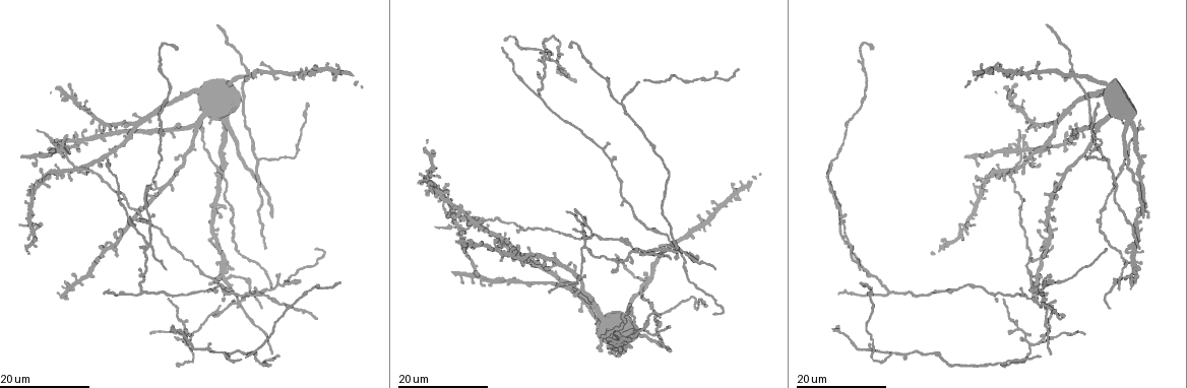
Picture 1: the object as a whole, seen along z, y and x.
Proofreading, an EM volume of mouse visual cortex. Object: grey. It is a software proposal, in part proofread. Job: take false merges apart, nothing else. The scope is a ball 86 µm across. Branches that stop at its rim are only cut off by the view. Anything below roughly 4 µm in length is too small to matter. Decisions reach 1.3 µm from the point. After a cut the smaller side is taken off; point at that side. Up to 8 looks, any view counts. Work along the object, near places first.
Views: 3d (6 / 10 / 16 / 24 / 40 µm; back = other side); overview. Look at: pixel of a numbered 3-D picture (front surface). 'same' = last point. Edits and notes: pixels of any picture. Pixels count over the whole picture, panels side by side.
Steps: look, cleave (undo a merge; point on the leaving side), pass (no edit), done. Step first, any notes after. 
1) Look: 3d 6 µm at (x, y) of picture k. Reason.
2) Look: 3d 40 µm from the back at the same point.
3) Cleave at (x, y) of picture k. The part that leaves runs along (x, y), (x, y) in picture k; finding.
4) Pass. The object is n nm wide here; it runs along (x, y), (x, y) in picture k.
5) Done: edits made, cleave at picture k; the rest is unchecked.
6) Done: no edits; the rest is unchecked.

Look: 3d 16 µm at (237, 301) of picture 1. Looks like a crossing.

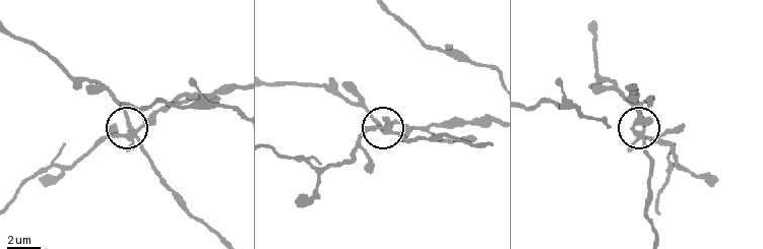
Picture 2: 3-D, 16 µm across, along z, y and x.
Look: 3d 10 µm at (132, 135) of picture 2. Closer look.

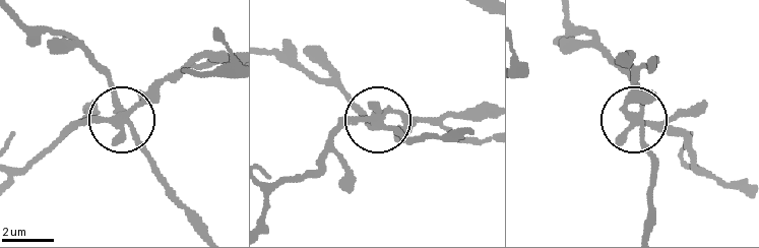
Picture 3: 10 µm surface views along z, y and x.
Cleave at (83, 119) of picture 3. The side arm is 100 µm long; the part that leaves runs along (379, 120), (396, 113), (423, 120), (488, 113) in picture 3; a second neuron is stuck on.

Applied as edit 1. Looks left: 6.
Look: overview.

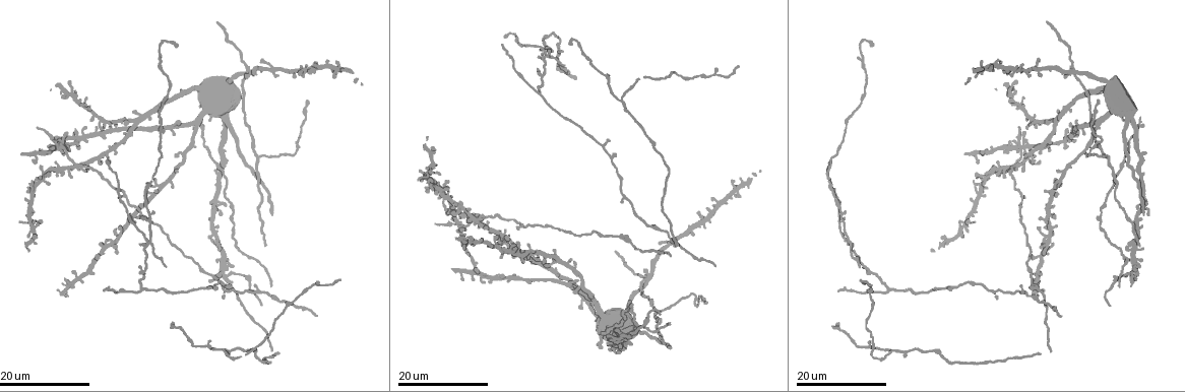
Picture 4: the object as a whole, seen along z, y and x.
Look: 3d 16 µm at (622, 101) of picture 4. Small branch off a trunk.

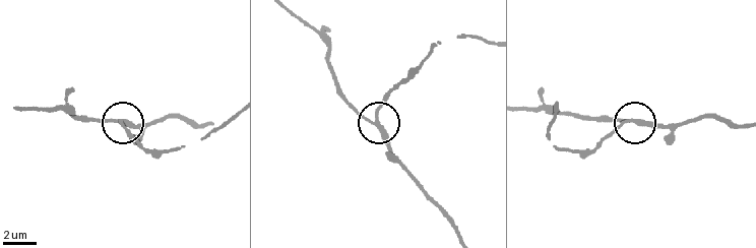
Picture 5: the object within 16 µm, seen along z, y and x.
Look: 3d 10 µm at (374, 123) of picture 5.

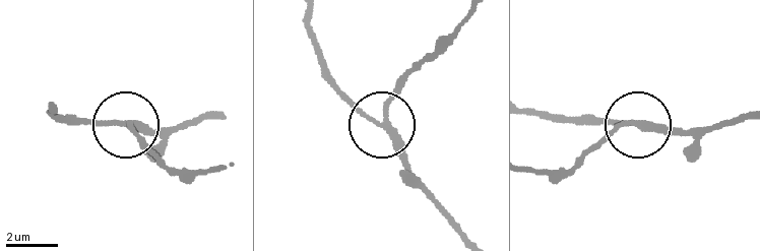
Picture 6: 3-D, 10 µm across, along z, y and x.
Pass. The side arm is 23 µm long; 3 arms meet here; continuous, no second neuron.

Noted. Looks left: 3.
Look: 3d 16 µm at (849, 241) of picture 4. Thin arm on a thick one.

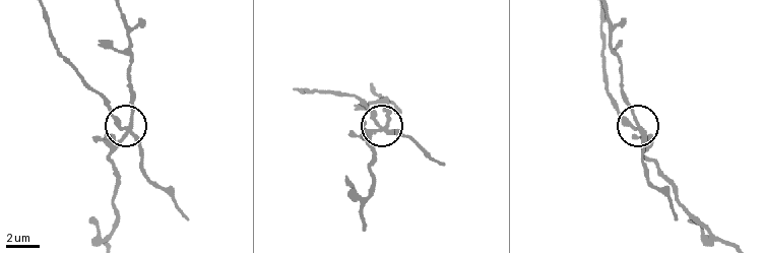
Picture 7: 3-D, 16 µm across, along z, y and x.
Look: 3d 6 µm at (122, 128) of picture 7.

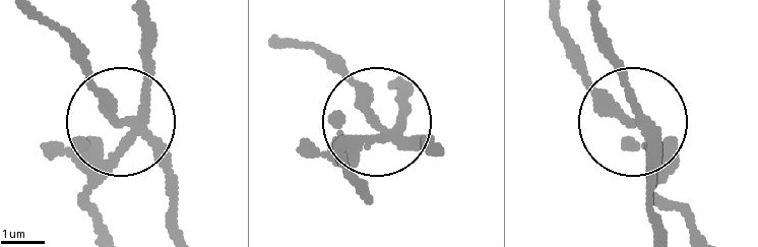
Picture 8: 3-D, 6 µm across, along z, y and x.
Cleave at (100, 100) of picture 8. The object is 230 nm wide here; the part that leaves runs along (135, 124), (48, 15) in picture 8; a second neuron is stuck on.

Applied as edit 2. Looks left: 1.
Done: edits made, cleave at picture 3, cleave at picture 8; the rest is unchecked.

